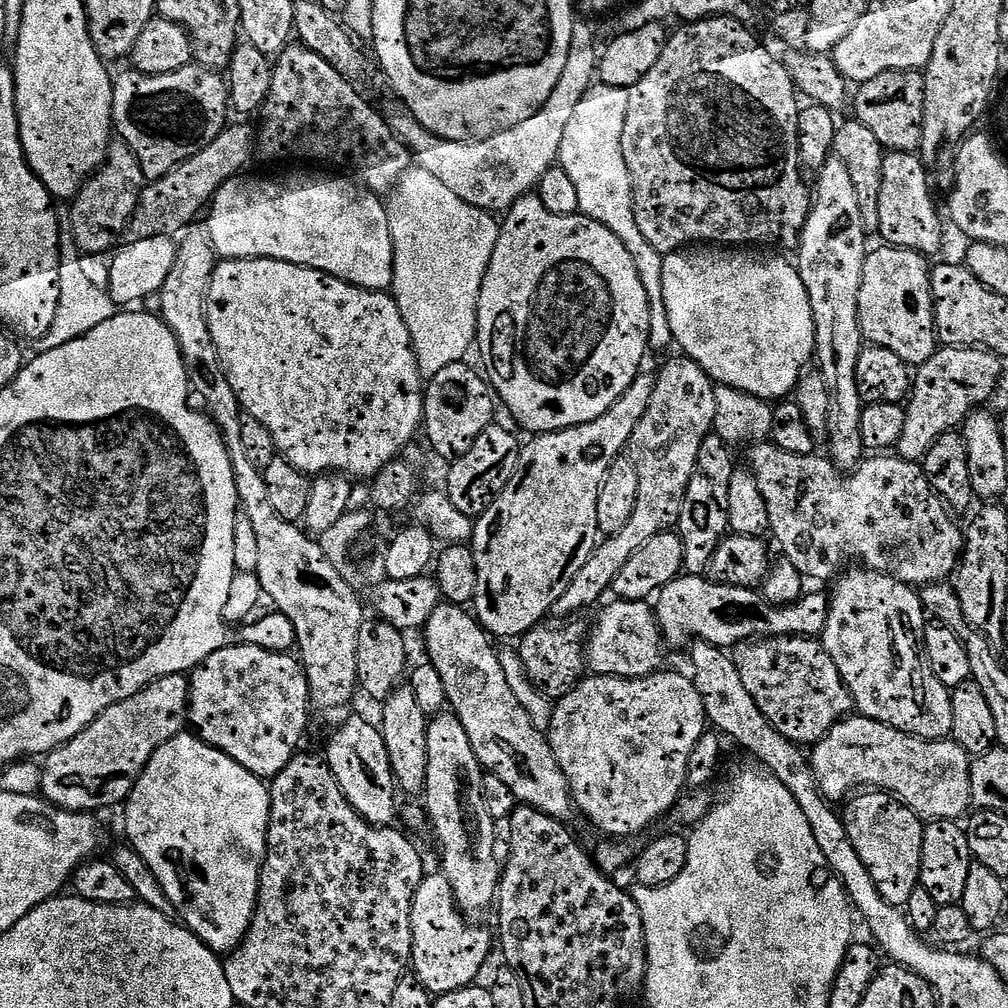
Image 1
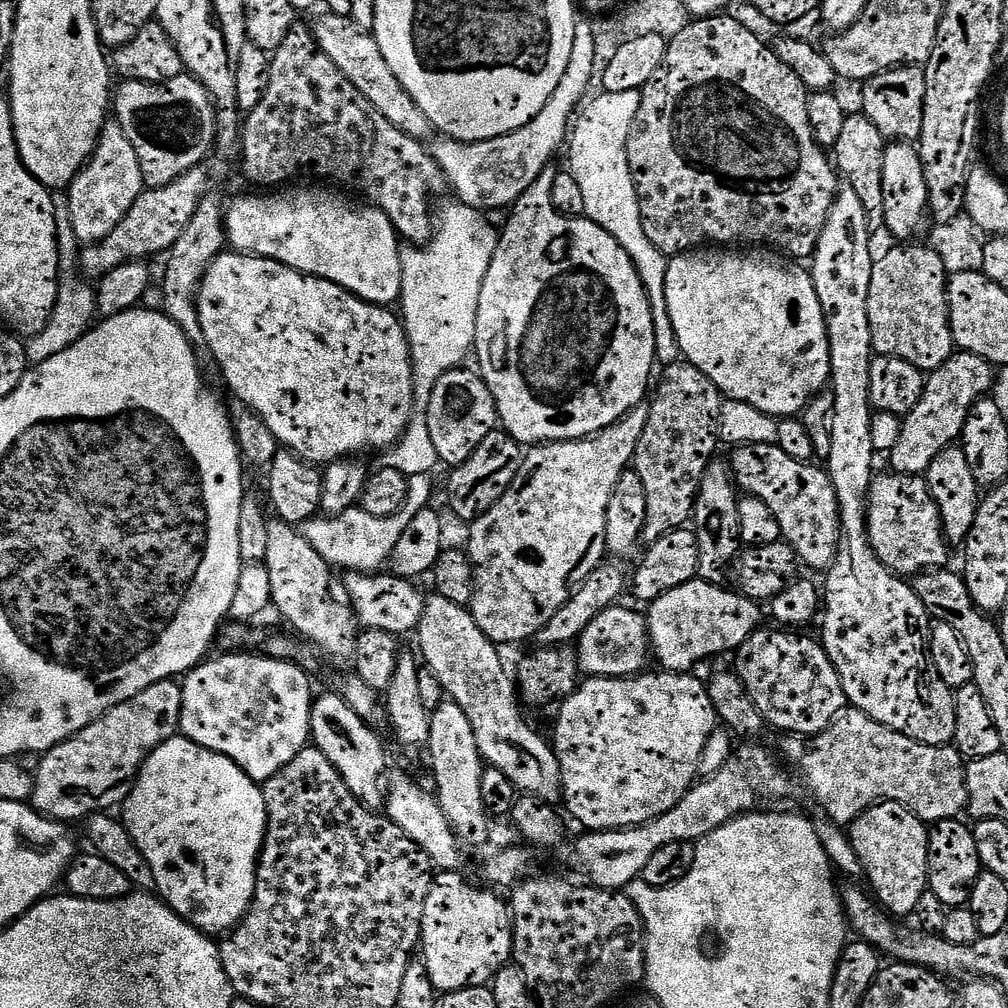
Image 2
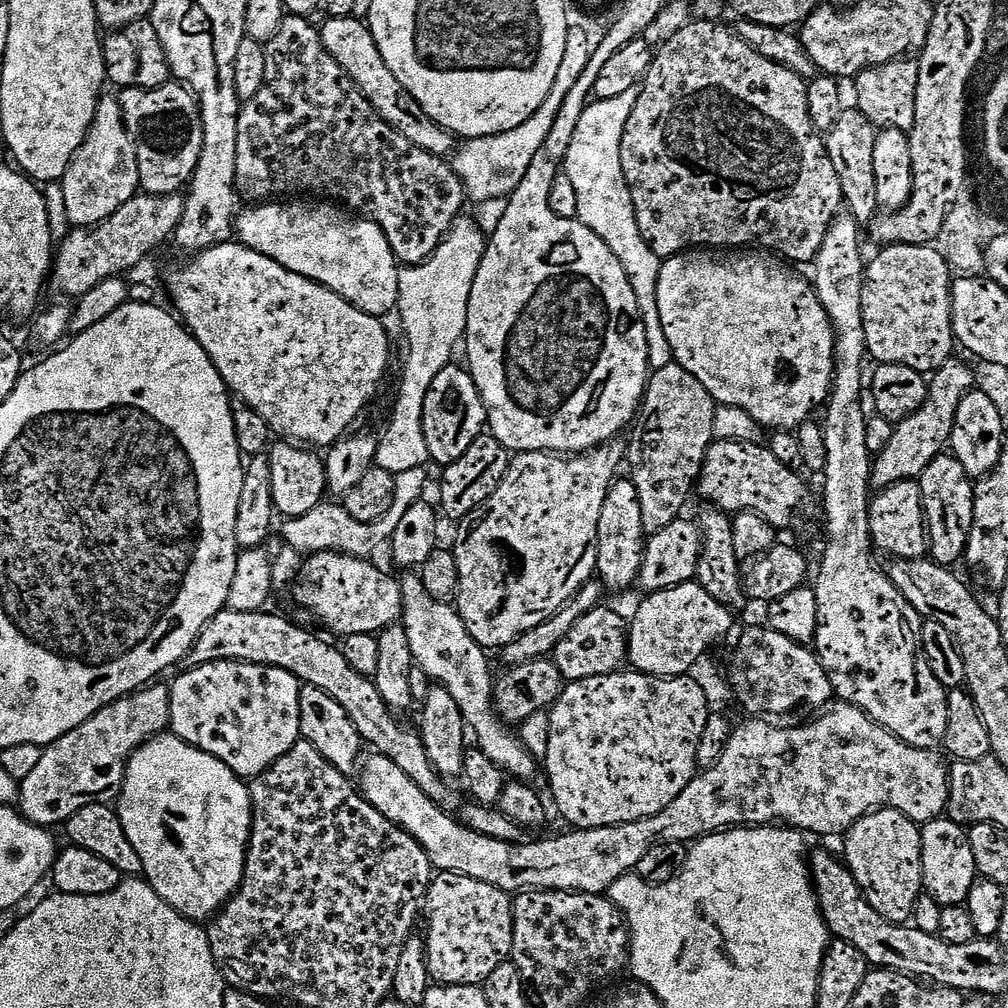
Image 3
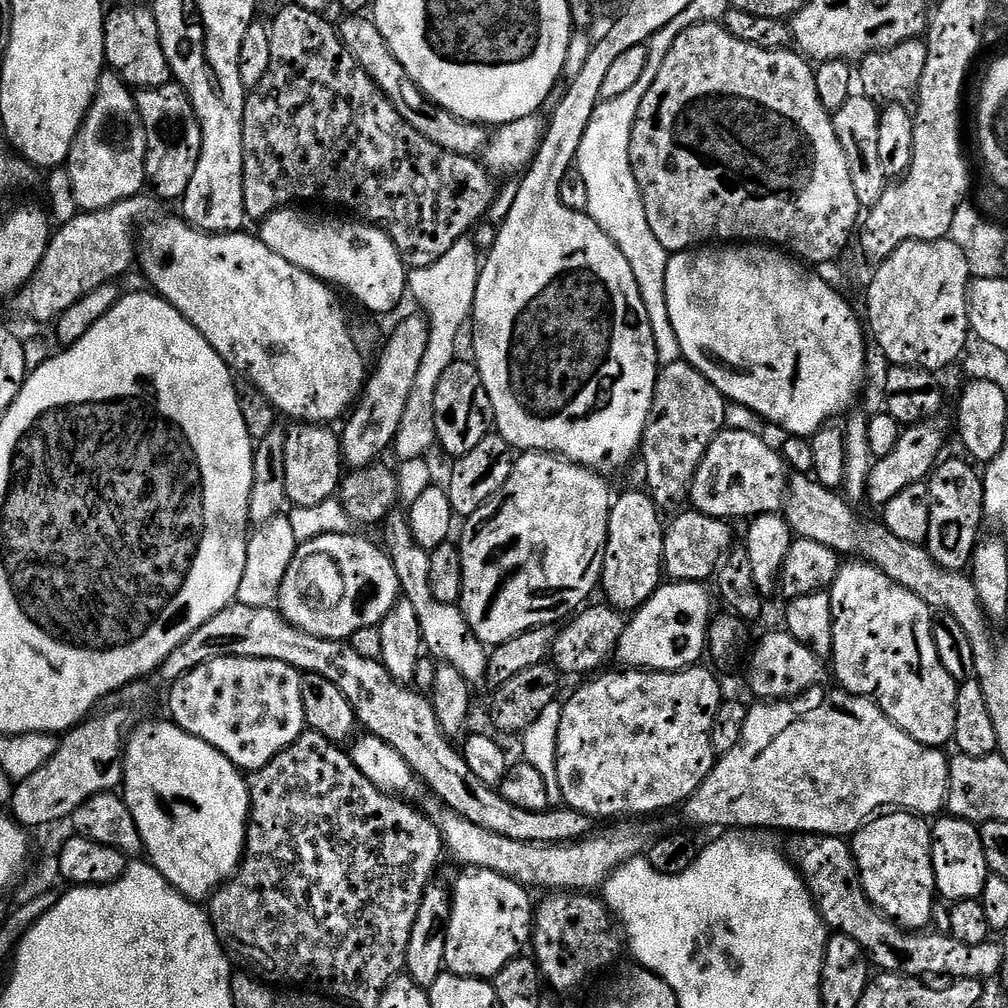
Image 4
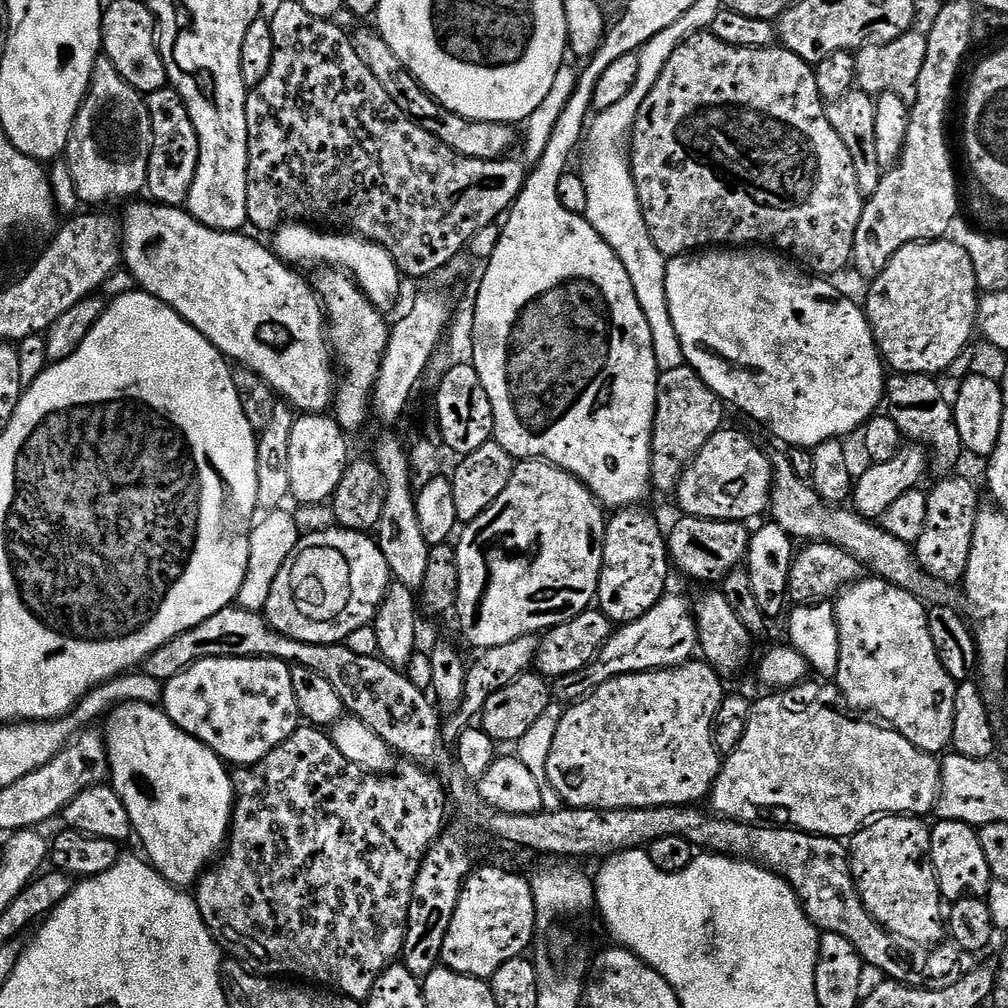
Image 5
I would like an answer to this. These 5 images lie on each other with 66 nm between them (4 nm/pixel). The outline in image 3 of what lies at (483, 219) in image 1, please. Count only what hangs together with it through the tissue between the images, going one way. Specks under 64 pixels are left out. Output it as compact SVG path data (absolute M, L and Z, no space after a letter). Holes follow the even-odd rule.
M461 218L452 225L444 241L436 247L435 252L420 264L404 266L400 269L399 311L404 311L404 332L408 335L408 357L404 360L404 373L400 376L400 393L396 396L396 405L392 408L392 421L384 434L379 435L375 467L391 472L393 476L415 467L422 467L432 460L430 446L424 429L424 411L426 410L426 394L430 394L430 386L442 370L453 363L456 343L465 339L468 331L468 307L470 306L470 290L474 286L474 278L478 274L480 260L486 247L486 232L483 232L472 220Z

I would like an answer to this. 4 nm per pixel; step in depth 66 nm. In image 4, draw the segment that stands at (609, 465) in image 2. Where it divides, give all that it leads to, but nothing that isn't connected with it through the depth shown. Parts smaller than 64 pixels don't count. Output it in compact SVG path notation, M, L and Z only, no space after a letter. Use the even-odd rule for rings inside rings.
M521 451L513 459L512 473L502 491L504 504L498 514L491 517L492 526L502 532L506 550L504 550L504 566L508 570L506 578L498 578L502 582L490 584L496 586L498 602L504 594L510 596L524 596L526 604L516 610L500 610L494 614L484 614L482 626L478 630L474 626L468 628L476 635L481 644L497 646L514 639L532 628L551 625L558 619L560 612L575 613L583 609L592 599L592 591L597 591L604 565L604 551L608 537L608 511L612 508L613 493L608 493L608 484L603 475L593 472L591 468L583 468L573 460L565 460L559 454L551 452L525 452Z

